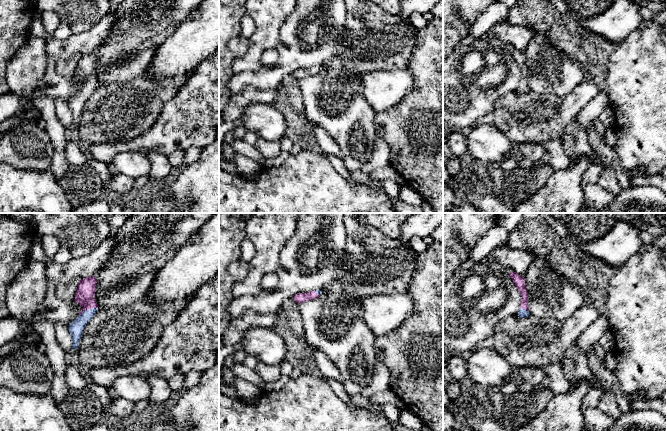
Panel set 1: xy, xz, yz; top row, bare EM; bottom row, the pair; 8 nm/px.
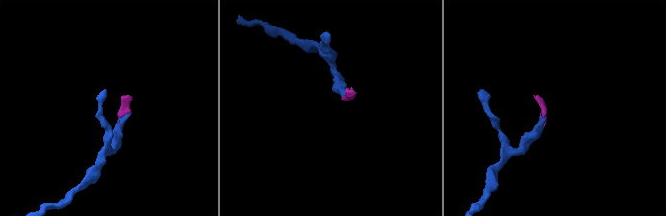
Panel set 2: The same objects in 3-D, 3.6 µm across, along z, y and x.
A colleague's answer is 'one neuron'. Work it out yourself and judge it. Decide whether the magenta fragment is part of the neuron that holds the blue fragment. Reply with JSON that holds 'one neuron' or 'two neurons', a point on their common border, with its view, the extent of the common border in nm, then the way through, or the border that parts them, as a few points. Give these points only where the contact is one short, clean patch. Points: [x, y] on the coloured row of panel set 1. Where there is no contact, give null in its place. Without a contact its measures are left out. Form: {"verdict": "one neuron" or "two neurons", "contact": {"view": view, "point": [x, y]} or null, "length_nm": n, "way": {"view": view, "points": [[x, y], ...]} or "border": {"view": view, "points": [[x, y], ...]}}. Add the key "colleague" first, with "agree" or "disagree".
{"colleague": "agree", "verdict": "one neuron", "contact": {"view": "xy", "point": [88, 310]}, "length_nm": 170, "way": {"view": "xy", "points": [[76, 328], [88, 310], [85, 293]]}}

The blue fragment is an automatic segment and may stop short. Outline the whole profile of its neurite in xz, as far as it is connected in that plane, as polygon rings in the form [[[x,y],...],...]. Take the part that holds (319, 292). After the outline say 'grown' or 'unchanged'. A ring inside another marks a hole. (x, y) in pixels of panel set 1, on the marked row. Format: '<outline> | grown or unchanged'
[[[321,290],[310,291],[307,293],[298,293],[293,297],[293,299],[298,304],[298,303],[306,302],[308,300],[317,299],[321,294],[322,294]]] | grown

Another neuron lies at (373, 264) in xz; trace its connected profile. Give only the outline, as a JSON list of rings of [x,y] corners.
[[[354,213],[344,214],[346,247],[336,280],[322,292],[347,294],[363,300],[373,295],[394,295],[407,292],[418,253],[409,243],[393,240],[372,226],[359,223]]]

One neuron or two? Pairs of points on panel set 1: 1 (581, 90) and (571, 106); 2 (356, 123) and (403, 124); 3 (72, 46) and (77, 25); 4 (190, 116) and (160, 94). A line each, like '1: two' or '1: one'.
1: one
2: two
3: two
4: two

